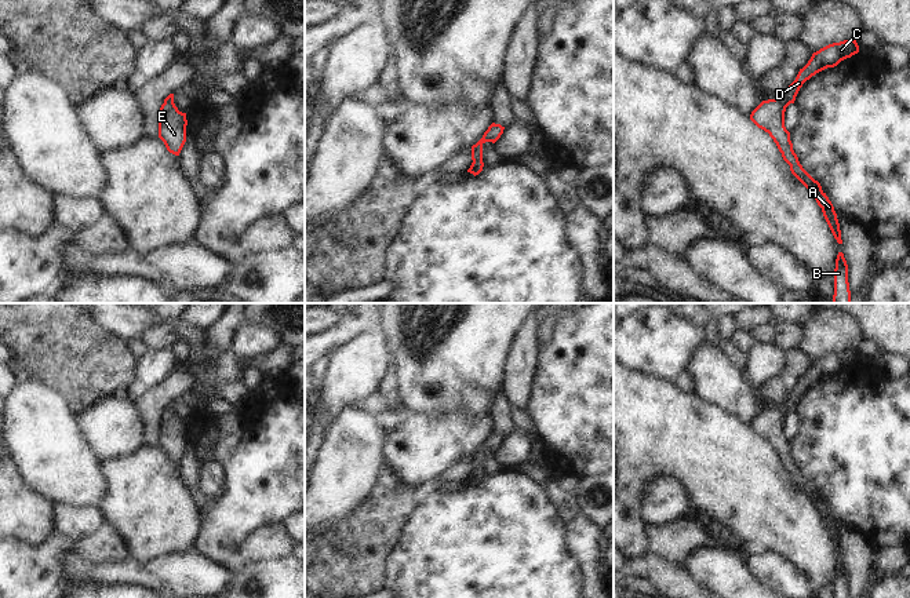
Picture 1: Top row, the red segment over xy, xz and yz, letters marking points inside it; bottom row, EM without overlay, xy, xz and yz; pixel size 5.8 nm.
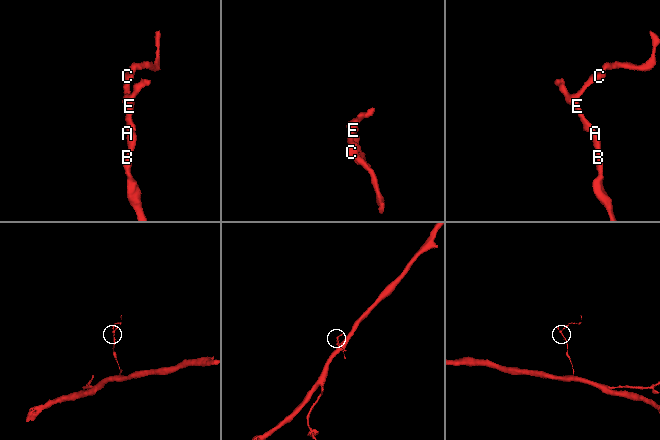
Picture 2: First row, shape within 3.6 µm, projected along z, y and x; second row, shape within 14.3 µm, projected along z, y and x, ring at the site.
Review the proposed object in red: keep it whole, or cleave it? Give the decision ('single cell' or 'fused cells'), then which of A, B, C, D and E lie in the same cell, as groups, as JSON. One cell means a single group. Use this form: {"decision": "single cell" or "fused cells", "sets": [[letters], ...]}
{"decision": "single cell", "sets": [["A", "B", "C", "D", "E"]]}

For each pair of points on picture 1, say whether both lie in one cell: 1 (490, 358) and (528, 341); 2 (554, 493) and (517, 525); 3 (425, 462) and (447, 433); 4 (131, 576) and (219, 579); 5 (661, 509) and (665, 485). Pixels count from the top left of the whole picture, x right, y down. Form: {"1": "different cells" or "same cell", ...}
{"1": "different cells", "2": "different cells", "3": "same cell", "4": "same cell", "5": "same cell"}

